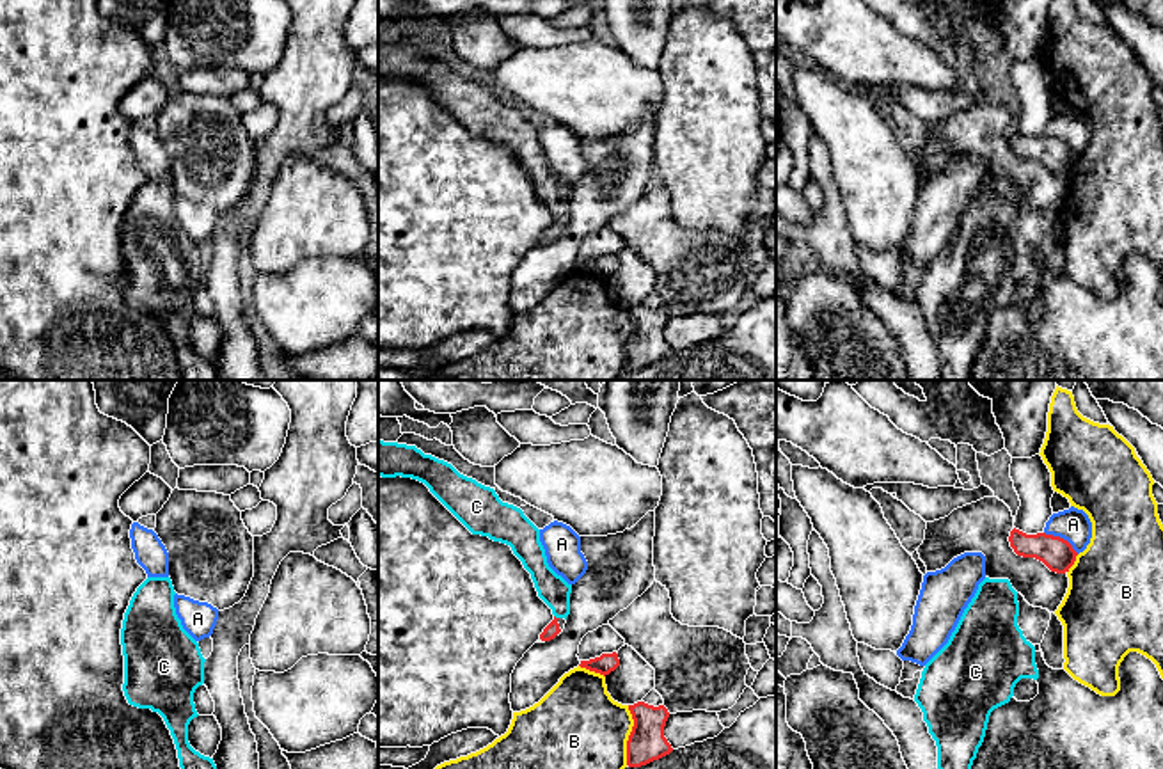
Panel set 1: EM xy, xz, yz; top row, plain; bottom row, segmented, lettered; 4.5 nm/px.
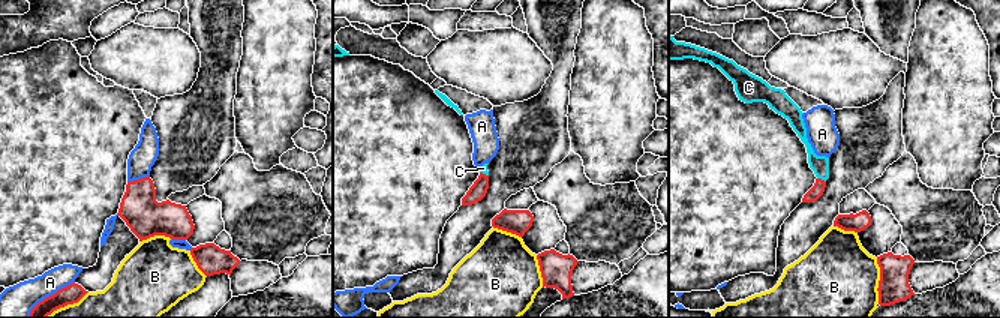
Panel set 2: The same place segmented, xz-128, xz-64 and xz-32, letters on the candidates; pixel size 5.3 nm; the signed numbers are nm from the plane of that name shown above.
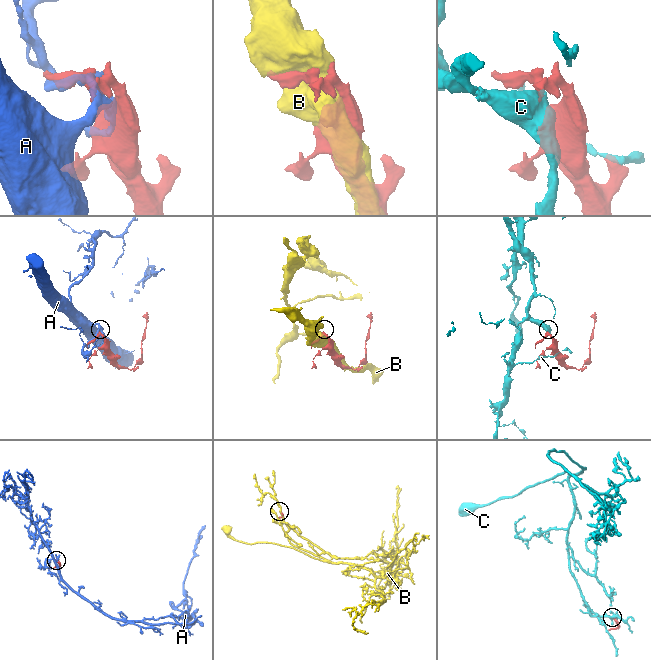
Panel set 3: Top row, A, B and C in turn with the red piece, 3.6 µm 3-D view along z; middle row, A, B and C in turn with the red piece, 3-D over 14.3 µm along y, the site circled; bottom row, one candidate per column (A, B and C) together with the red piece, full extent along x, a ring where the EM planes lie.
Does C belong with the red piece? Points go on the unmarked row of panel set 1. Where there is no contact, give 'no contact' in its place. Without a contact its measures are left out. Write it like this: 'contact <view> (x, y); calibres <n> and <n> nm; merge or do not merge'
contact xz (554, 219); calibres 70 and 140 nm; merge

